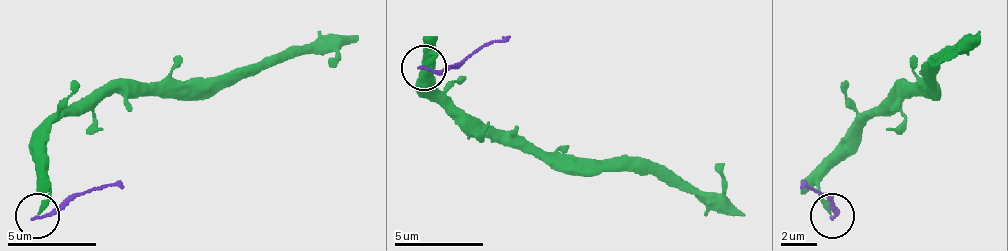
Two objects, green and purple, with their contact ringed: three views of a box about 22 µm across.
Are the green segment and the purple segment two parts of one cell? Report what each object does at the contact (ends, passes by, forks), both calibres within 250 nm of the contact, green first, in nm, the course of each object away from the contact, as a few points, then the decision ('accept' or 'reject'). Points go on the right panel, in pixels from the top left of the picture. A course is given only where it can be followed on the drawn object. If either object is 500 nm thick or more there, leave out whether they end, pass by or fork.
green ends there; purple ends there; 240 nm thick on the green side, 170 nm on the other; green runs (829, 215), (820, 197), (820, 161), (847, 130), (896, 94), (909, 94), (954, 54), (927, 59); purple runs (833, 215), (815, 188), (802, 188); reject

